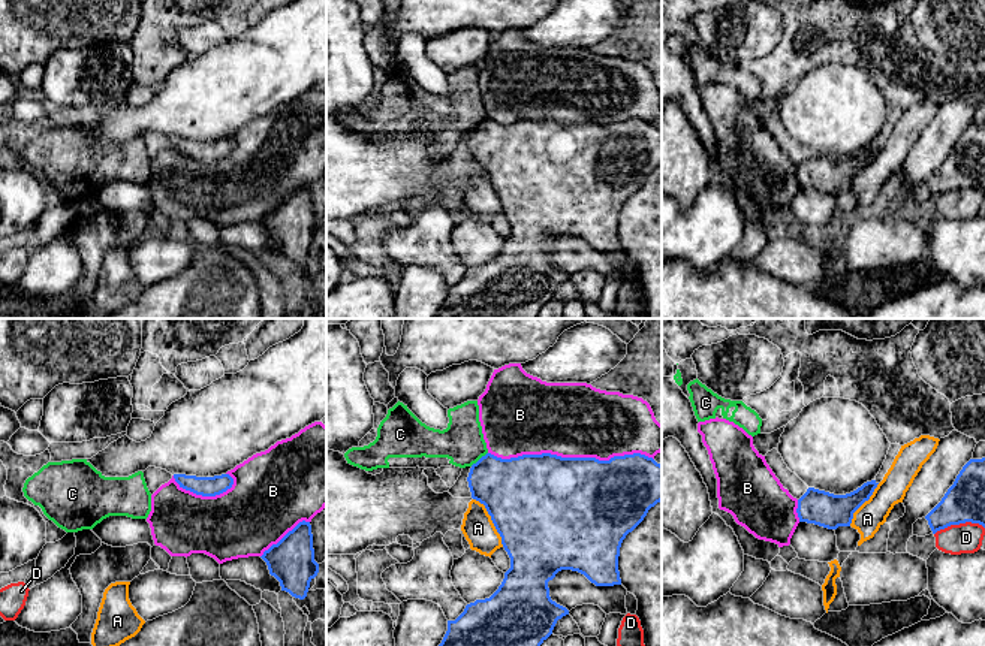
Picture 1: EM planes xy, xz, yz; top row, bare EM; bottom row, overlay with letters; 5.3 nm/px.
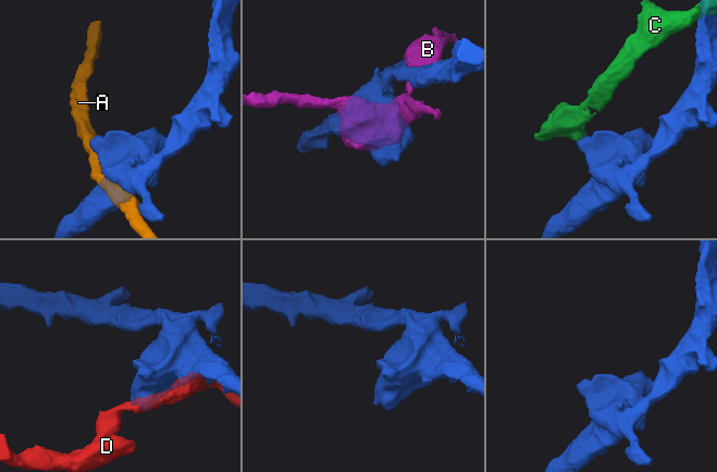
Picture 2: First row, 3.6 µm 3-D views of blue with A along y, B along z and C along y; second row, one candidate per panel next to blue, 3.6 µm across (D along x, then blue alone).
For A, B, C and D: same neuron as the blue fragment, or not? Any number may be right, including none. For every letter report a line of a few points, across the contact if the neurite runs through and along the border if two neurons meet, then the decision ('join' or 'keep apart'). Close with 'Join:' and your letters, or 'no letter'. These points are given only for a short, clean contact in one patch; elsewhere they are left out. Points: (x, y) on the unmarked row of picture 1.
A: keep apart
B: keep apart
C: xz (487, 117), (470, 130) | keep apart
D: keep apart
Join: no letter

